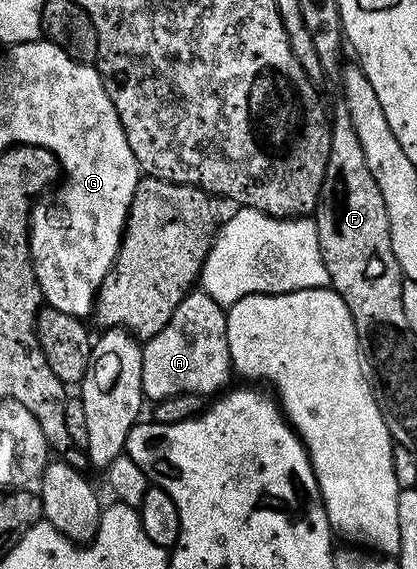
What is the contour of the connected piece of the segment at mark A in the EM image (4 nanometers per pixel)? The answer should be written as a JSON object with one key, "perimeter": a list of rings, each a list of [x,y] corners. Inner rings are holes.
{"perimeter":[[[201,289],[191,290],[184,301],[180,301],[176,313],[172,313],[168,325],[164,325],[156,337],[145,340],[142,348],[142,394],[147,400],[154,401],[173,399],[184,393],[214,397],[227,386],[225,383],[230,375],[232,368],[223,304],[208,297]]]}

